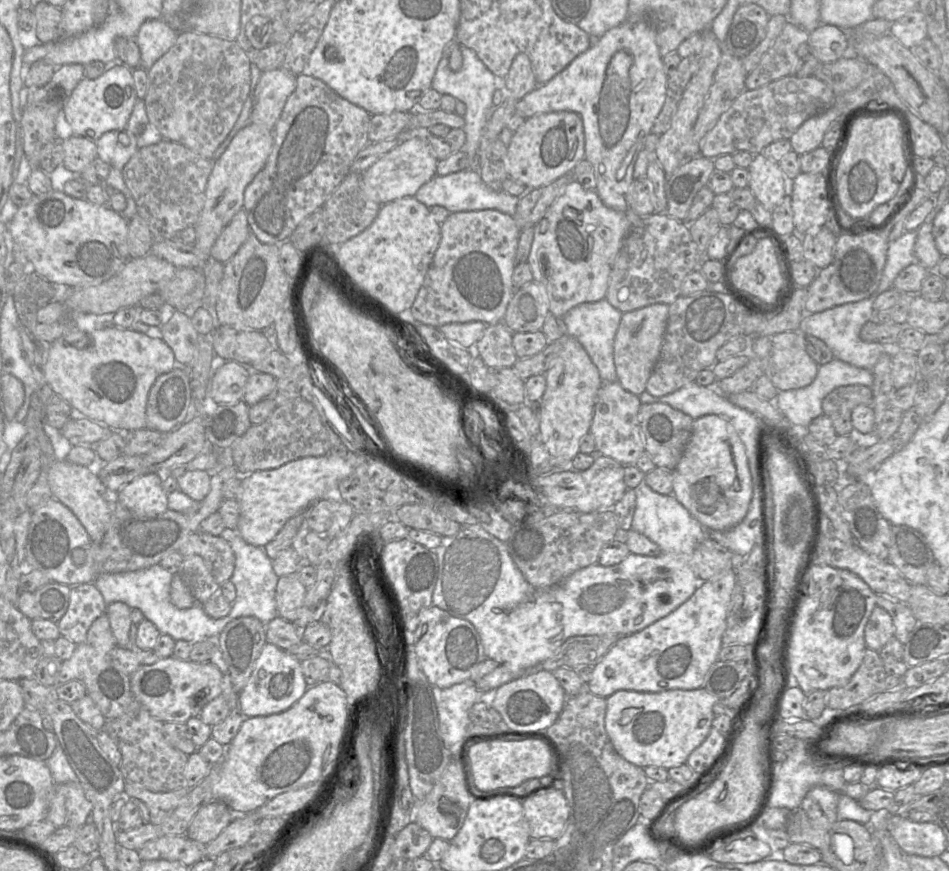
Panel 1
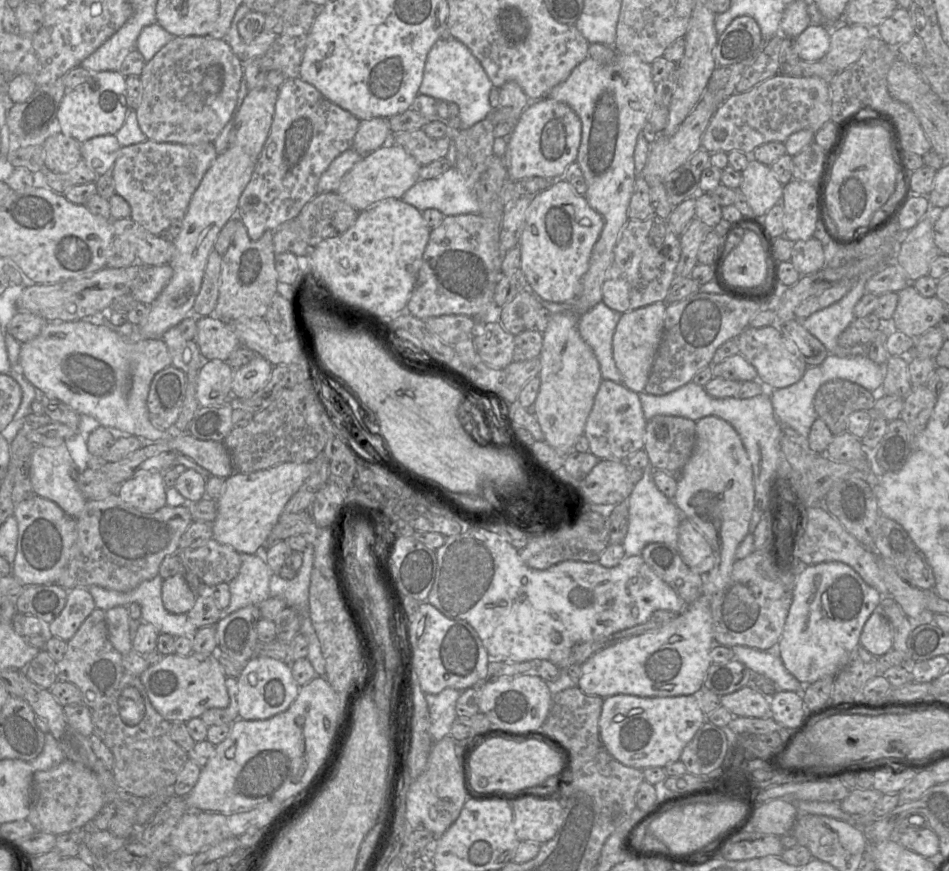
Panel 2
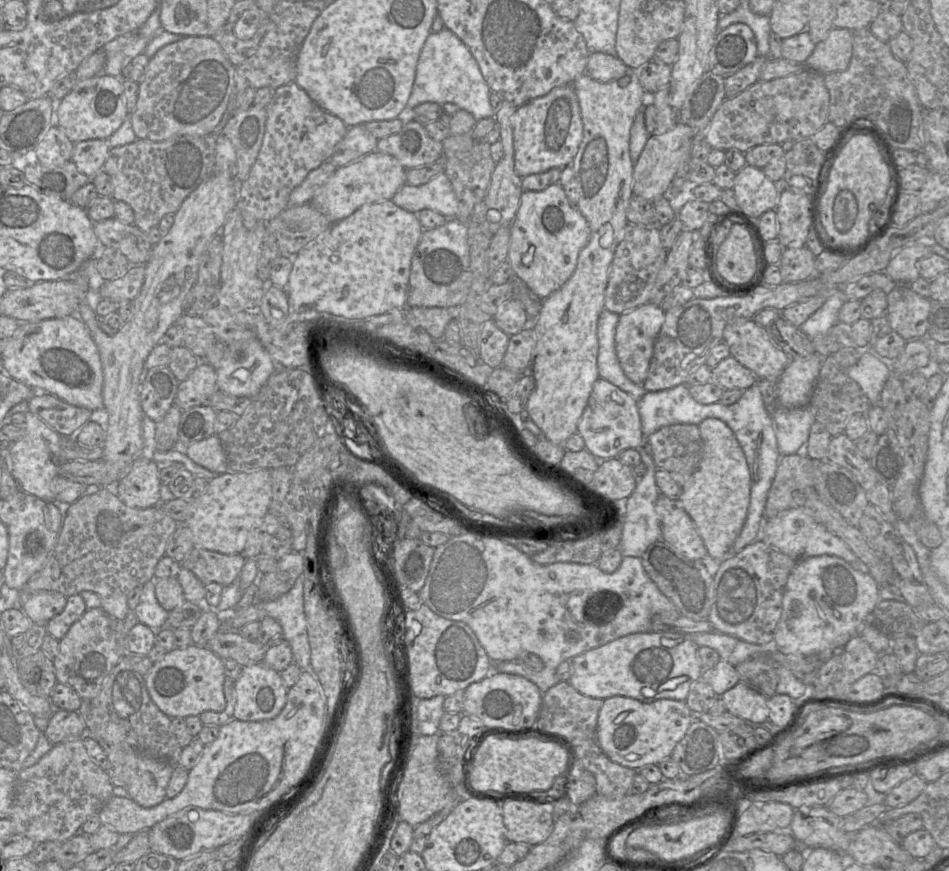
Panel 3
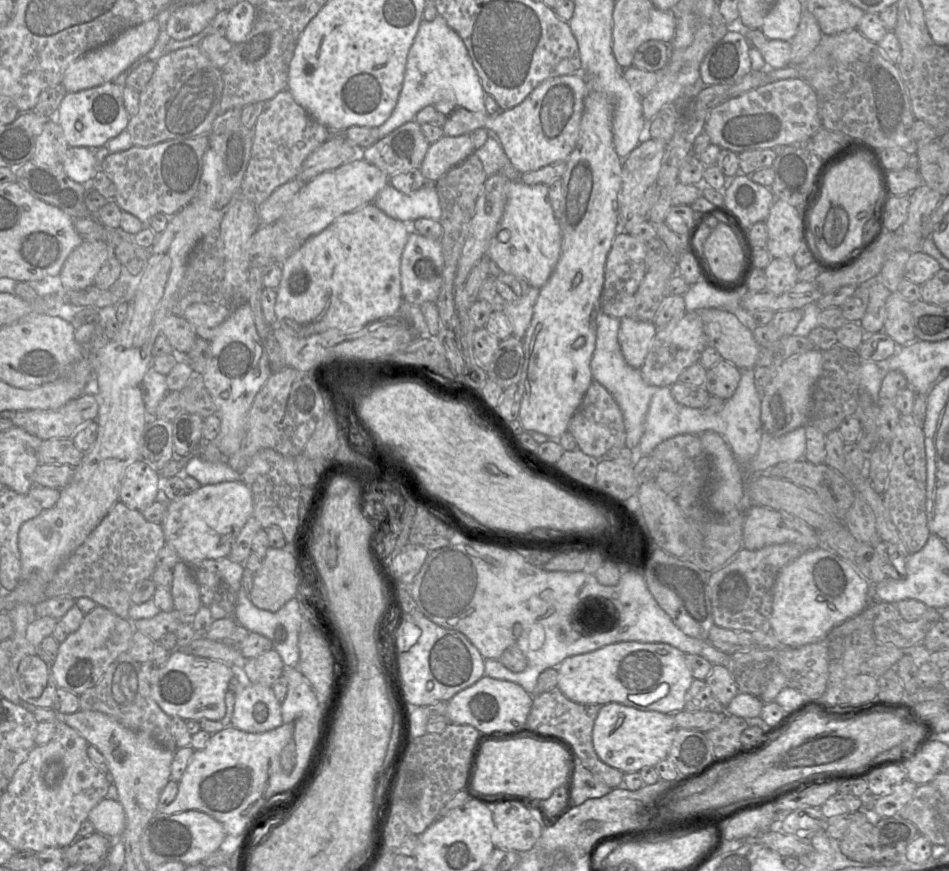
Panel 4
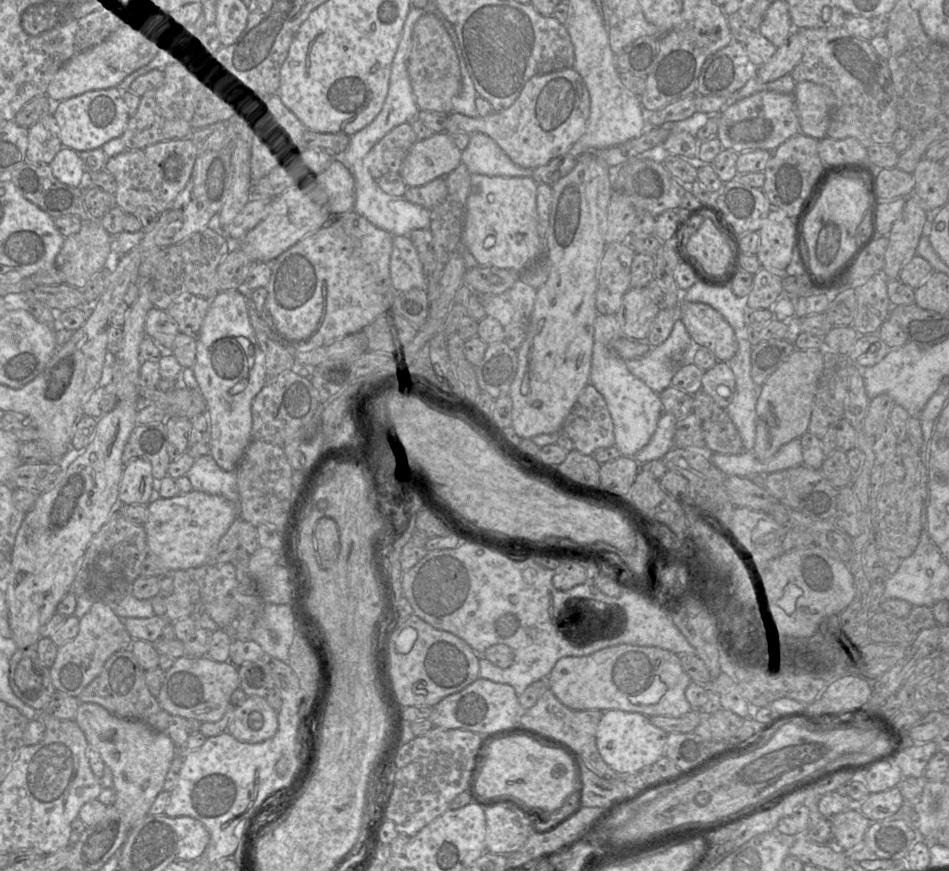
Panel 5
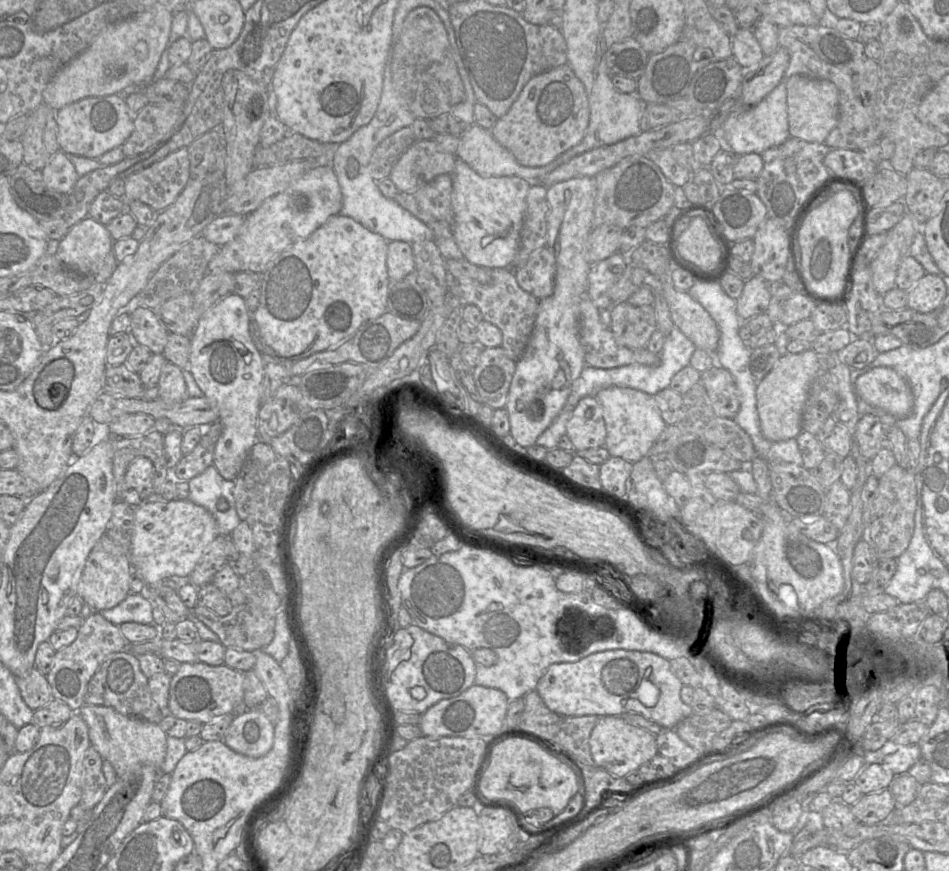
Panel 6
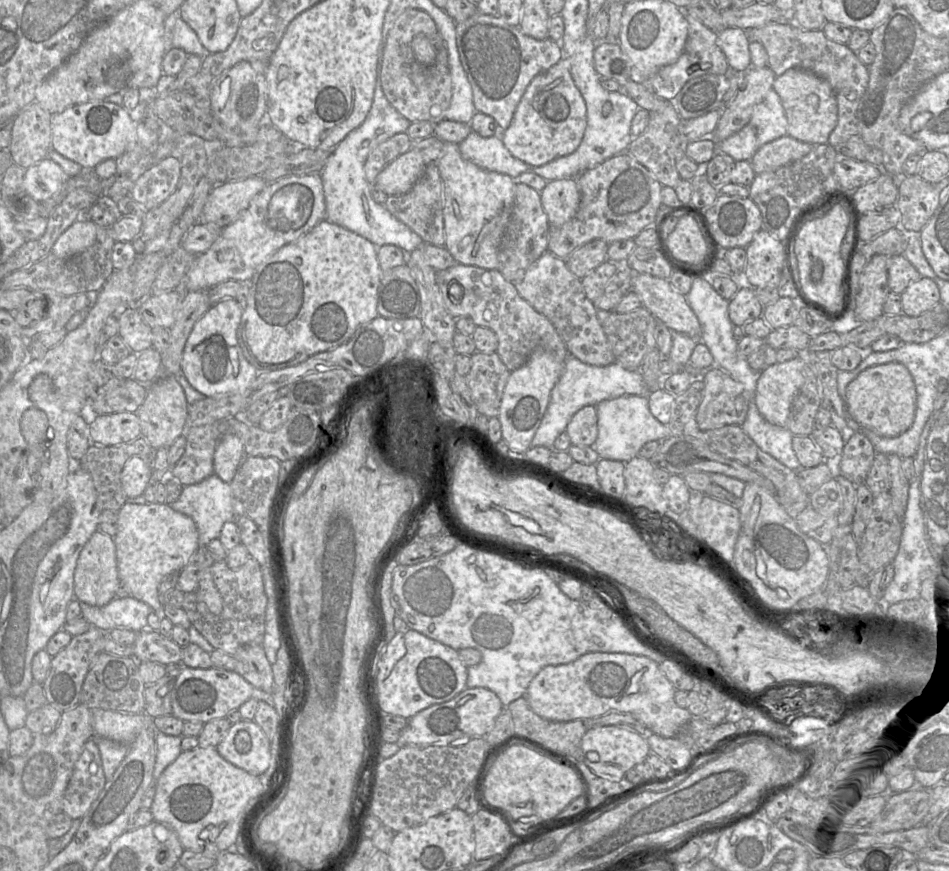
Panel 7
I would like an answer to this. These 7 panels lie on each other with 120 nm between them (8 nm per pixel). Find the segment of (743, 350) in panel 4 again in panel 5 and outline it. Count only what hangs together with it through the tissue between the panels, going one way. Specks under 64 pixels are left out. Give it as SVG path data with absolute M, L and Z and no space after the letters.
M681 302L680 319L695 346L709 349L718 361L727 362L738 350L733 328L710 305L700 302Z

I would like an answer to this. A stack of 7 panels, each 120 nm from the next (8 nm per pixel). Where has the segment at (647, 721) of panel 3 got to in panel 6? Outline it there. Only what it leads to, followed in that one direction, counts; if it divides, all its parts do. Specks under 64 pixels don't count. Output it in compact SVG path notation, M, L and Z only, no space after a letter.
M601 716L592 730L589 744L595 765L616 777L625 777L631 771L638 770L658 754L656 735L630 725L620 716Z

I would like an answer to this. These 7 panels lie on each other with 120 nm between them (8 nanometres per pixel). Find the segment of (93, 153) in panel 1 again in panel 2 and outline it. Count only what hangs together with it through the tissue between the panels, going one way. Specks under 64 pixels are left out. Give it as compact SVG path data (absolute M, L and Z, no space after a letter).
M63 133L47 138L44 143L44 168L52 173L66 173L82 160L81 144Z

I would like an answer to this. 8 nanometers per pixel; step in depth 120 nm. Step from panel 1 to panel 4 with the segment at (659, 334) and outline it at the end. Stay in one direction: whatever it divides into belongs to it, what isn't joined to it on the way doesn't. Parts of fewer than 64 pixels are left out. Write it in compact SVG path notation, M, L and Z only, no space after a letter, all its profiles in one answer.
M629 316L620 319L618 341L625 361L641 369L657 332L652 321L638 321Z

